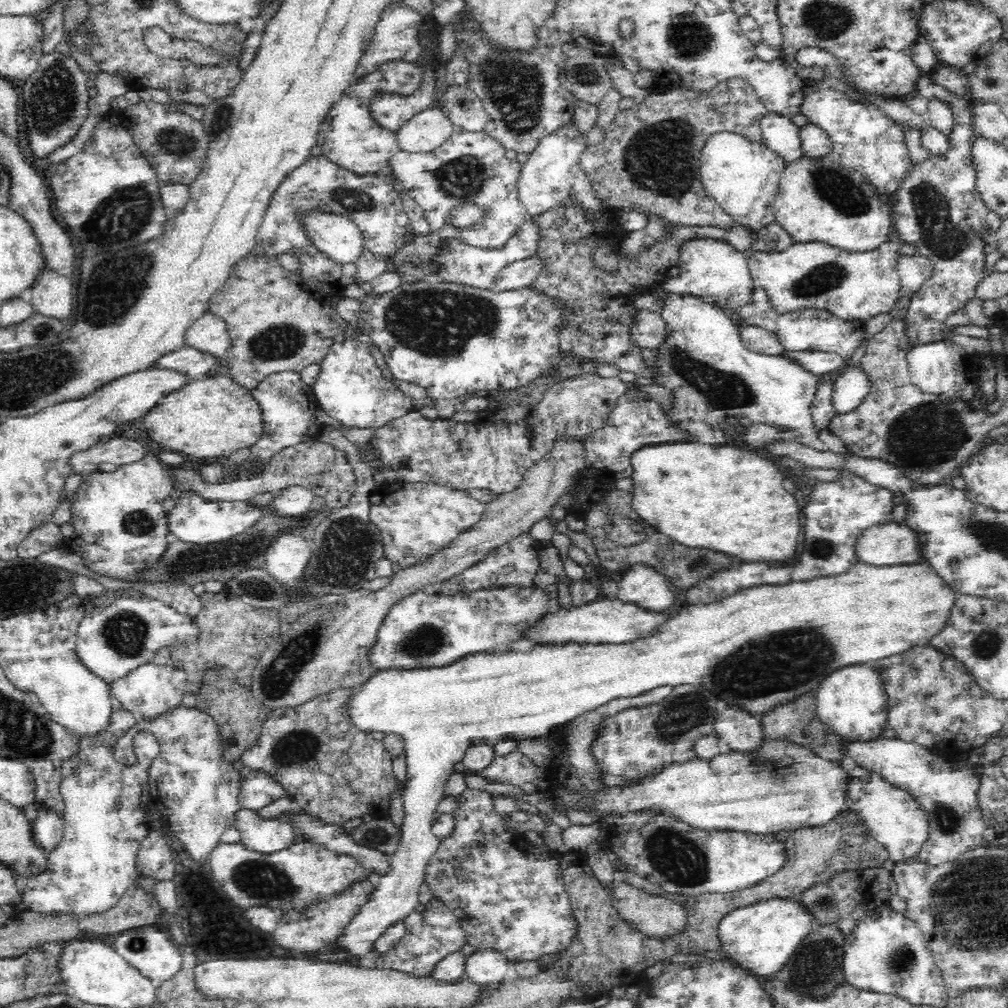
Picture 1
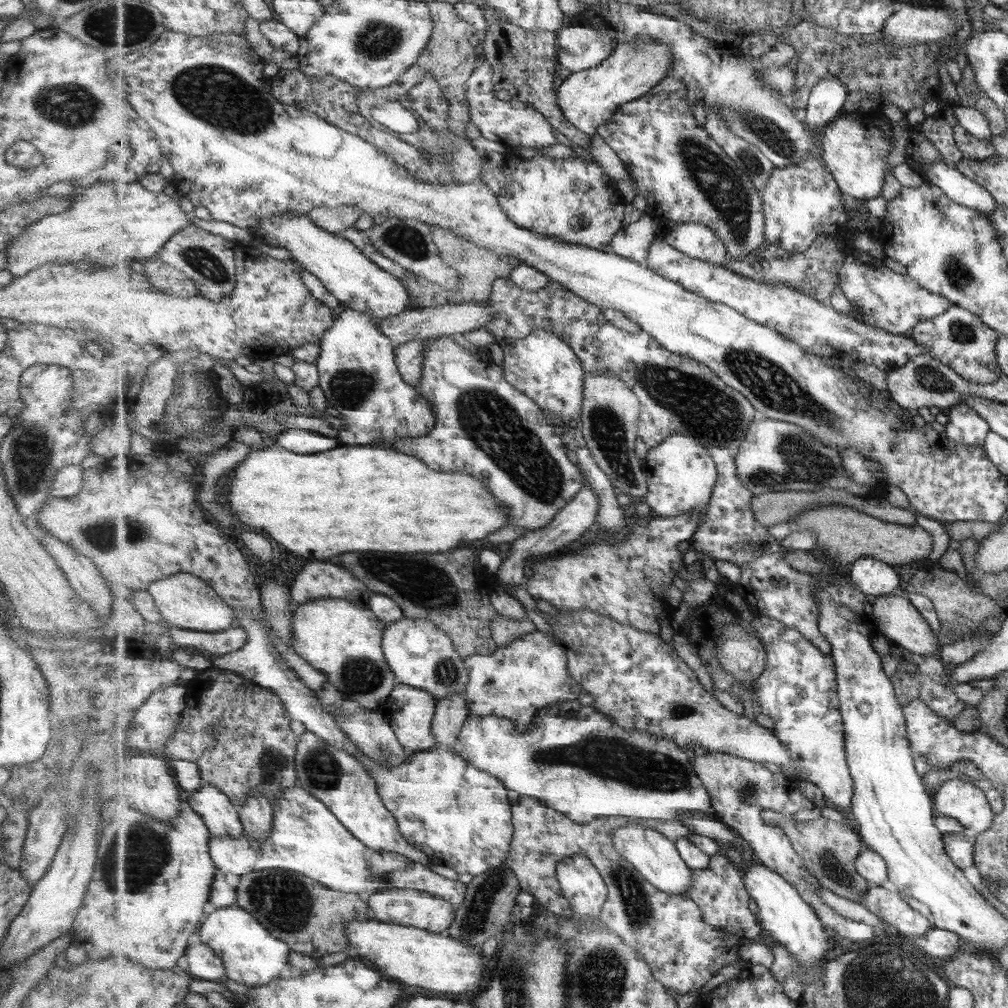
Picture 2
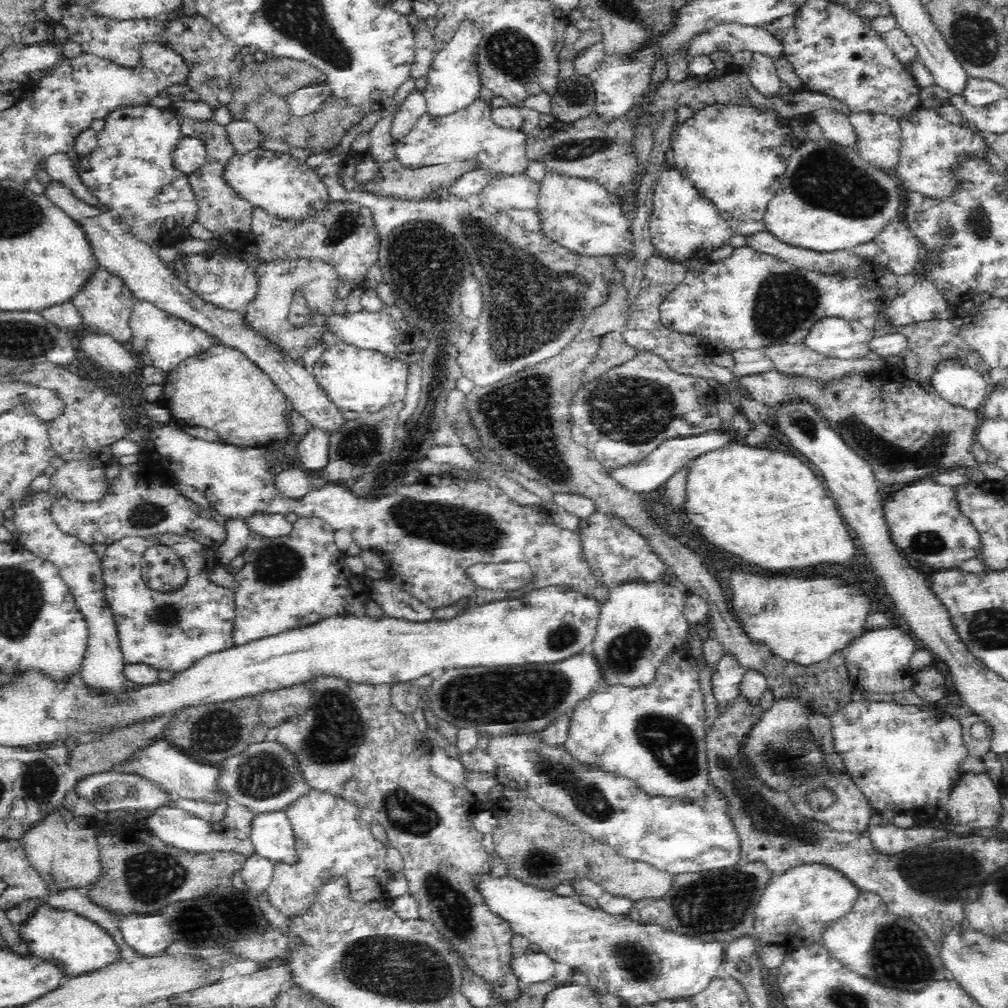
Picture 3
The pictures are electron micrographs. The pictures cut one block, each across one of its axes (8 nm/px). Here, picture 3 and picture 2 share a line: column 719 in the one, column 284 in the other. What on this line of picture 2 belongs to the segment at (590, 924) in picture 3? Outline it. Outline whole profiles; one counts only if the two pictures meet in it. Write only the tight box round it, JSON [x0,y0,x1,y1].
[199,907,292,987]

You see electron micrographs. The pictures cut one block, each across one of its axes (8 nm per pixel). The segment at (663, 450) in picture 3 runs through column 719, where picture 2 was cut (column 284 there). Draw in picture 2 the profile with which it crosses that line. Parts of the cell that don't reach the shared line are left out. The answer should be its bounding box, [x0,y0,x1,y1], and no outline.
[274,429,340,454]

